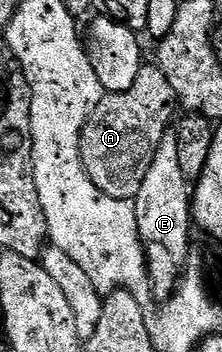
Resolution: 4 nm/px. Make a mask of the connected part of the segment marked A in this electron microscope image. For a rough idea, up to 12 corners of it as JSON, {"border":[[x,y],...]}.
{"border":[[140,68],[80,136],[98,191],[135,199],[173,124],[166,75]]}

